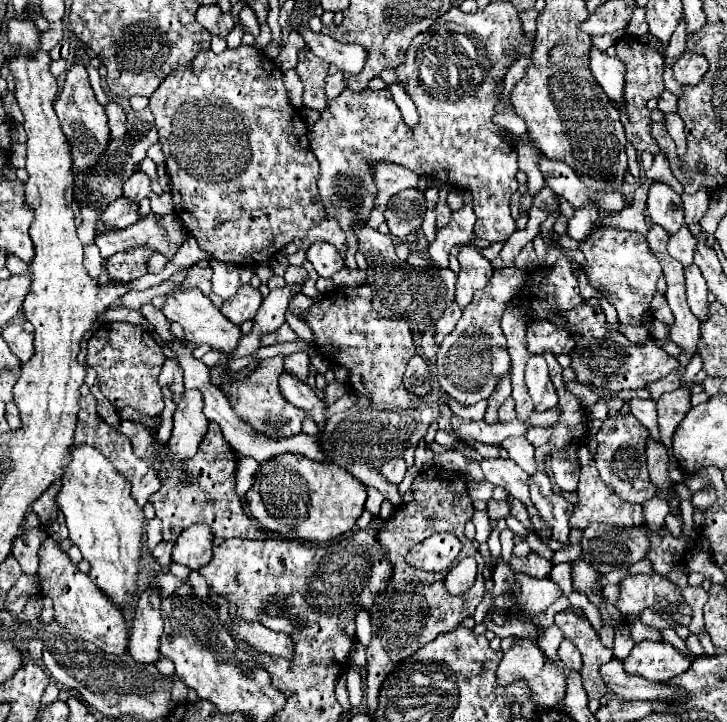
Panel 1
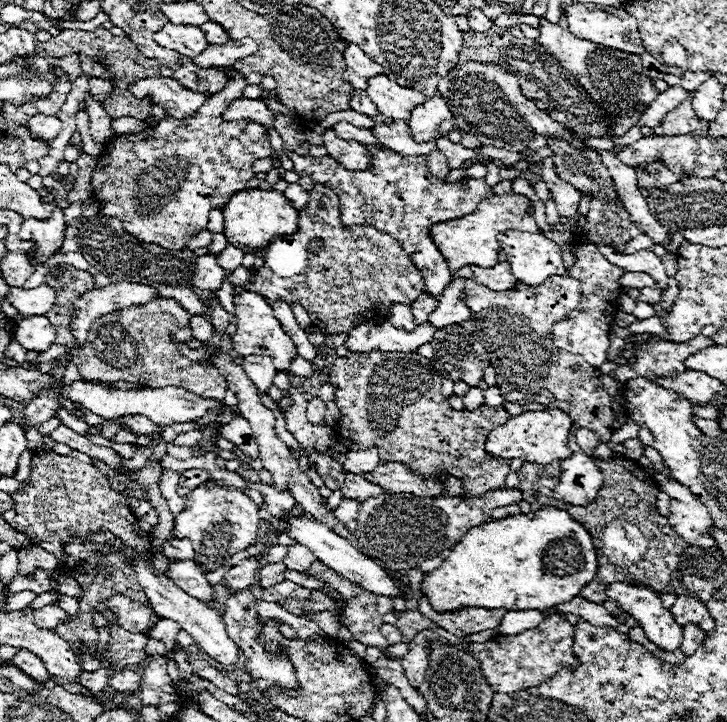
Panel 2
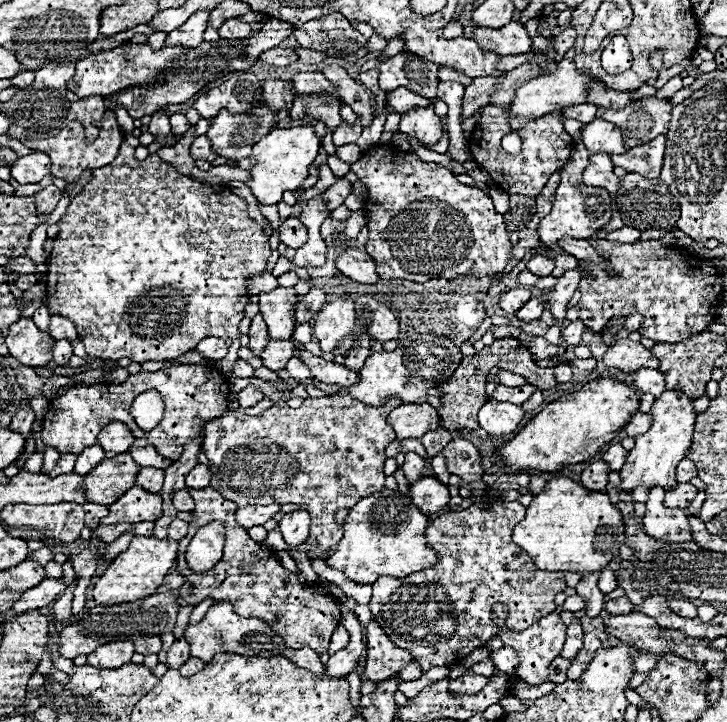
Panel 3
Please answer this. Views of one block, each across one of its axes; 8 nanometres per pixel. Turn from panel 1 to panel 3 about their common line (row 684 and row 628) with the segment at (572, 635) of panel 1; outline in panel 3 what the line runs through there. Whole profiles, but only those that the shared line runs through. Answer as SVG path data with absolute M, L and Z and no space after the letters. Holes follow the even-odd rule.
M600 616L596 618L582 617L582 628L584 628L584 646L574 658L574 664L568 668L568 680L580 678L580 674L586 670L588 662L592 662L598 648L614 648L620 646L620 640L606 634L604 620Z

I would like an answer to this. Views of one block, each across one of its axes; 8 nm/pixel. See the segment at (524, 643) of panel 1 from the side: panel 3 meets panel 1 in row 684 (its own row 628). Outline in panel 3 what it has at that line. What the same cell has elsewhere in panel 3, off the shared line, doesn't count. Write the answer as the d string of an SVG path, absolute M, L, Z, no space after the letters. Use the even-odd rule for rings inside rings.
M550 612L548 616L540 618L536 624L532 624L528 630L522 630L522 632L514 632L514 630L508 630L506 626L500 626L500 638L502 638L504 646L512 646L512 648L518 652L520 664L518 664L518 668L516 668L516 674L518 674L526 684L538 686L538 684L546 682L550 662L552 662L552 658L556 658L556 656L560 654L560 650L562 650L562 646L564 646L566 626L562 624L560 614Z

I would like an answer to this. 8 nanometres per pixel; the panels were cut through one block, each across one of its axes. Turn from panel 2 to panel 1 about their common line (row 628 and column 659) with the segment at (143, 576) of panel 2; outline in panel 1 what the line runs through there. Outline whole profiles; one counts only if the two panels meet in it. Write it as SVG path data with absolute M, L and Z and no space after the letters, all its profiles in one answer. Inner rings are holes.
M654 184L646 202L648 214L654 224L662 226L670 236L684 226L684 208L682 198L668 184Z

